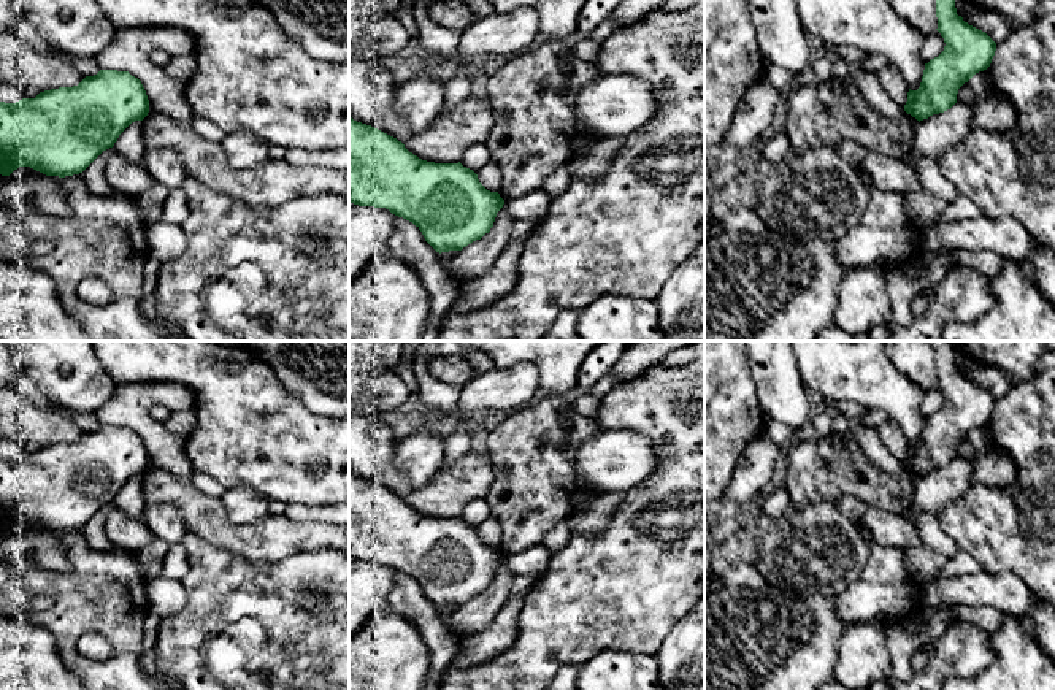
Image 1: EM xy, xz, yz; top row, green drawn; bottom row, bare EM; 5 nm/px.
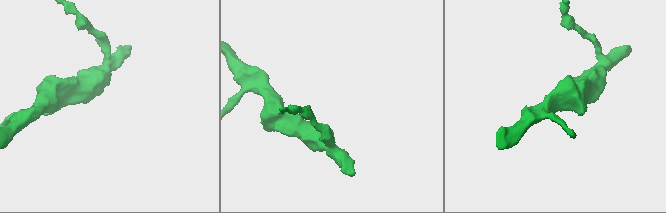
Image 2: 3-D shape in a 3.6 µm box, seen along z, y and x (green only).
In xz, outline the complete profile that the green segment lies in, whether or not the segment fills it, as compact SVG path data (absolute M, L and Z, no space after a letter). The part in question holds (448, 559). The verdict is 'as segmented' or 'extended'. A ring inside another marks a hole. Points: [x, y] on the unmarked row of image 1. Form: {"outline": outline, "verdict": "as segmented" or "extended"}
{"outline": "M349 473L349 557L386 563L412 577L436 608L462 606L493 582L504 555L487 546L478 530L458 519L427 517L397 493Z", "verdict": "as segmented"}

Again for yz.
{"outline": "M930 341L936 352L938 387L944 393L944 406L925 419L920 443L907 447L904 466L919 477L933 470L944 468L957 458L958 444L976 428L990 422L996 398L982 385L969 381L957 370L955 346L952 341Z", "verdict": "as segmented"}

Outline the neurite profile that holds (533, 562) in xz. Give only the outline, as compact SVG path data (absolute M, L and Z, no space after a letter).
M538 544L524 552L504 557L504 562L516 576L528 576L538 581L547 571L551 552L544 544Z

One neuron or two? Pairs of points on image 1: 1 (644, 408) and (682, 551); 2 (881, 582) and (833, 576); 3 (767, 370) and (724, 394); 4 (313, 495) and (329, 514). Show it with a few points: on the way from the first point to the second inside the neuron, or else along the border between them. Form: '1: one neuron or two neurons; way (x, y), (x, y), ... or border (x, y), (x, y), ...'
1: one neuron; way (668, 446), (668, 524)
2: two neurons; border (868, 543), (868, 560), (862, 574), (833, 598)
3: two neurons; border (748, 357), (762, 414)
4: two neurons; border (289, 503), (310, 506), (332, 505)

